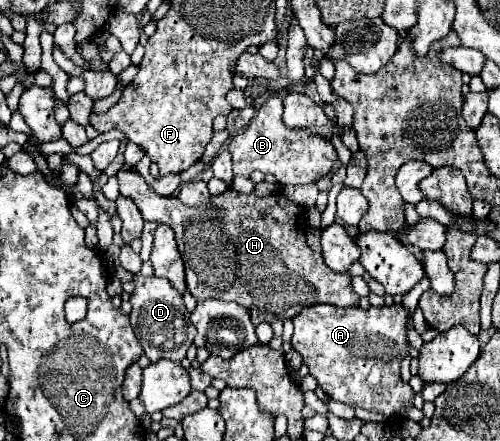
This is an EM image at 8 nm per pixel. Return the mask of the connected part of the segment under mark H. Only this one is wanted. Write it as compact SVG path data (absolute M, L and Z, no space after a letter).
M121 169L119 171L119 193L125 197L131 197L139 211L143 213L143 219L147 221L157 221L157 223L167 223L177 237L177 247L185 263L185 279L187 279L187 289L197 301L207 301L207 299L219 299L219 301L235 301L241 307L245 307L251 315L253 325L259 323L271 323L275 319L287 321L293 319L303 311L303 307L315 305L315 303L329 303L337 307L349 307L359 303L359 295L351 289L349 285L349 273L335 273L327 269L323 257L315 253L307 241L305 241L305 231L307 231L307 219L305 219L305 207L299 203L287 199L281 191L269 197L255 197L253 193L243 195L233 189L227 189L223 195L217 195L211 199L211 203L219 209L221 213L215 213L205 207L187 207L179 201L177 195L157 195L141 175L131 173Z

